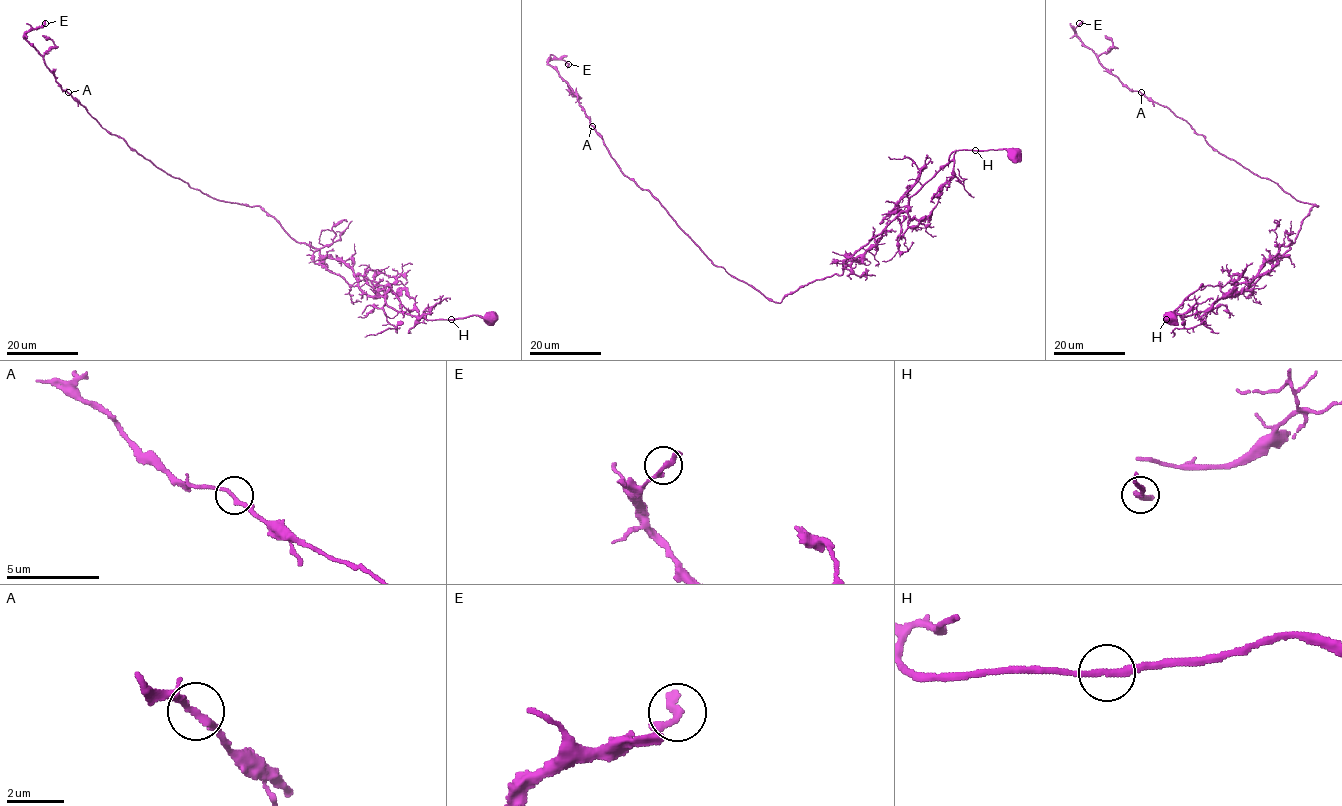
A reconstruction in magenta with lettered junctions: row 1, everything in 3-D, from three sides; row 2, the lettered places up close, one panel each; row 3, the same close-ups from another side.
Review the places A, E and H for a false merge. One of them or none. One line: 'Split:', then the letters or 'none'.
Split: none

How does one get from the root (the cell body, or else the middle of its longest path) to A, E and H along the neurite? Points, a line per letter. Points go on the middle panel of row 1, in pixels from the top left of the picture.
A: (1014, 154), (952, 152), (840, 275), (775, 302), (716, 266), (622, 172), (592, 126)
E: (1014, 154), (952, 152), (840, 275), (775, 302), (716, 266), (622, 172), (548, 62), (568, 64)
H: (1014, 154), (1019, 152), (1015, 149), (975, 150)

